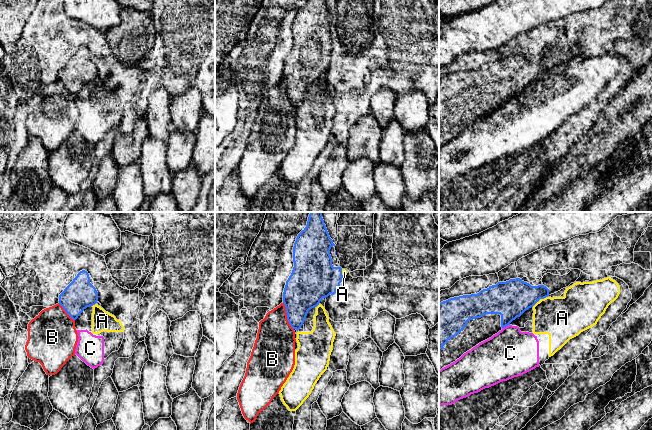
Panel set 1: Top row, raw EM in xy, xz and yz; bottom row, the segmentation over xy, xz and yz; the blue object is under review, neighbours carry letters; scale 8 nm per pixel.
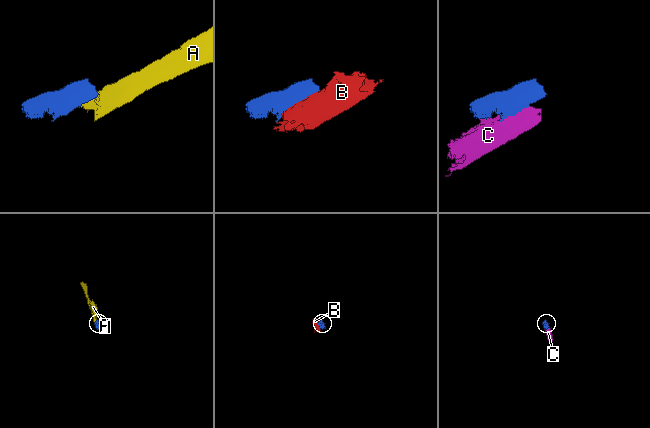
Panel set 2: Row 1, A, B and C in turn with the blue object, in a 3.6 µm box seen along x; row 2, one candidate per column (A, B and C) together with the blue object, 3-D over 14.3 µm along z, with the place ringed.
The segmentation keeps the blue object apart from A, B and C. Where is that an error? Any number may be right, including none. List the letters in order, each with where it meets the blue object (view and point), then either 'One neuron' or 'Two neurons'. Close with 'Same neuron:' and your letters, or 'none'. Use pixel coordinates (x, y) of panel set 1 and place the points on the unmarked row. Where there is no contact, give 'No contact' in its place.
A: Touches blue at yz (544, 73). Two neurons
B: Touches blue at xz (287, 92). Two neurons
C: Touches blue at yz (505, 102). Two neurons
Same neuron: none

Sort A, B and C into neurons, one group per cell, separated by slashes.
A C / B

